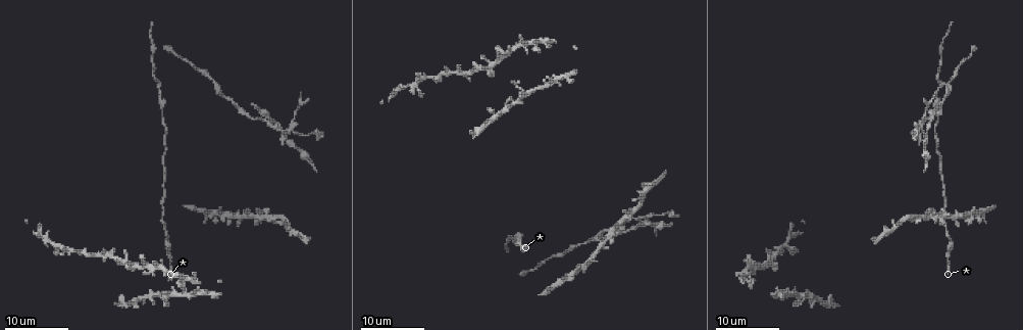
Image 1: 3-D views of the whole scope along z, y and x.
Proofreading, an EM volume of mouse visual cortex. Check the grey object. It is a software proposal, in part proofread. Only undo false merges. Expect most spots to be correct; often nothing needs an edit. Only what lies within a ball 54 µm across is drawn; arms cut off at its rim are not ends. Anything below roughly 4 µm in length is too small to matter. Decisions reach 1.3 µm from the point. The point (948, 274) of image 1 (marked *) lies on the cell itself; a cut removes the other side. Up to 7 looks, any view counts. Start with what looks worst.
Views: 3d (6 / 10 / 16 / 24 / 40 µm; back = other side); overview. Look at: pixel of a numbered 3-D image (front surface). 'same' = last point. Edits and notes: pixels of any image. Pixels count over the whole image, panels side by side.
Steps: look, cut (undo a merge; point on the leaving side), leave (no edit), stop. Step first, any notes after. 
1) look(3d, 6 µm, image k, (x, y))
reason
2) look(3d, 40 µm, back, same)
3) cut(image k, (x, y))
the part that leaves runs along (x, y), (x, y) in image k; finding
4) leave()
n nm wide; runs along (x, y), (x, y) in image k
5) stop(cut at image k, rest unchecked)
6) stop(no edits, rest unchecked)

look(3d, 16 µm, image 1, (589, 240))
calibre changes

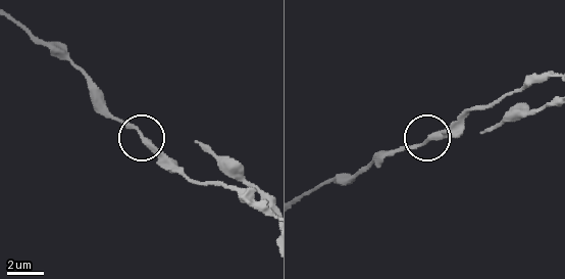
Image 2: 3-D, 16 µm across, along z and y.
look(3d, 10 µm, image 2, (433, 136))

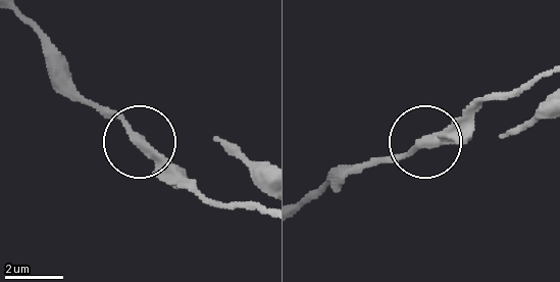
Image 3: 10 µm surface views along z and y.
look(3d, 6 µm, image 3, (137, 141))
zoom in

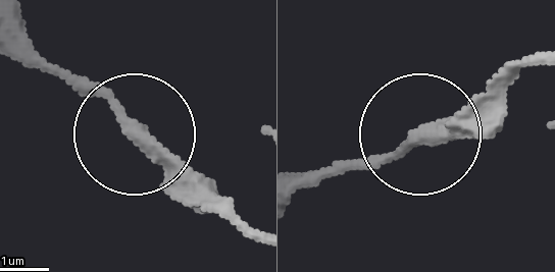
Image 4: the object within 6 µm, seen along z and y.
leave()
continuous, no second cell

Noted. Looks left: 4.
look(3d, 16 µm, image 1, (161, 113))
sudden change in width

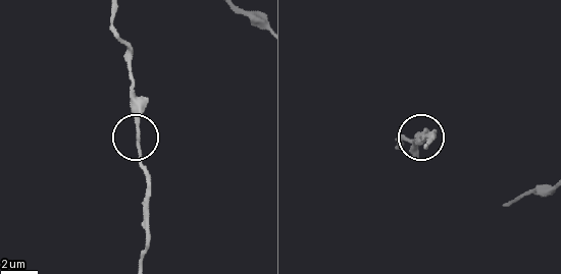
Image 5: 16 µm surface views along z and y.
look(3d, 10 µm, image 5, (137, 131))
closer look

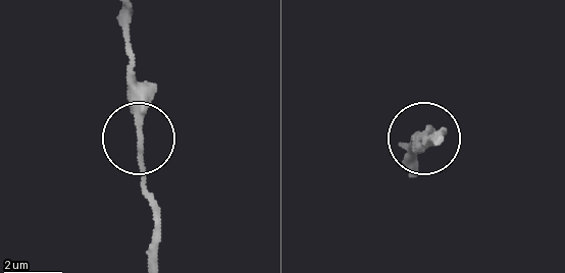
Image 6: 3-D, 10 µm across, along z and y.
leave()
runs along (154, 261), (154, 203), (140, 173), (133, 44) in image 6; one cell here

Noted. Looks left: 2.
look(3d, 24 µm, image 1, (937, 79))
thick turns thin

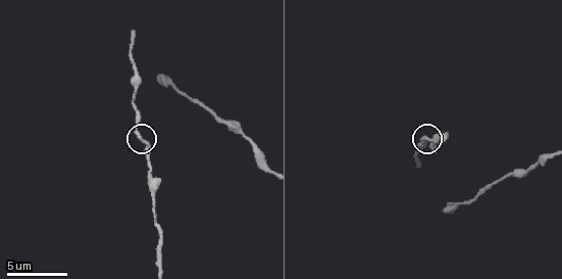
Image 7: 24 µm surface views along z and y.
look(3d, 6 µm, image 7, (144, 142))

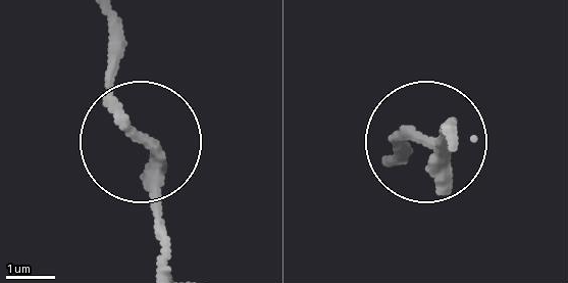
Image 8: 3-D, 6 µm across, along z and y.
leave()
continuous, no second cell

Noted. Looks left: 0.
stop(no edits, rest unchecked)

